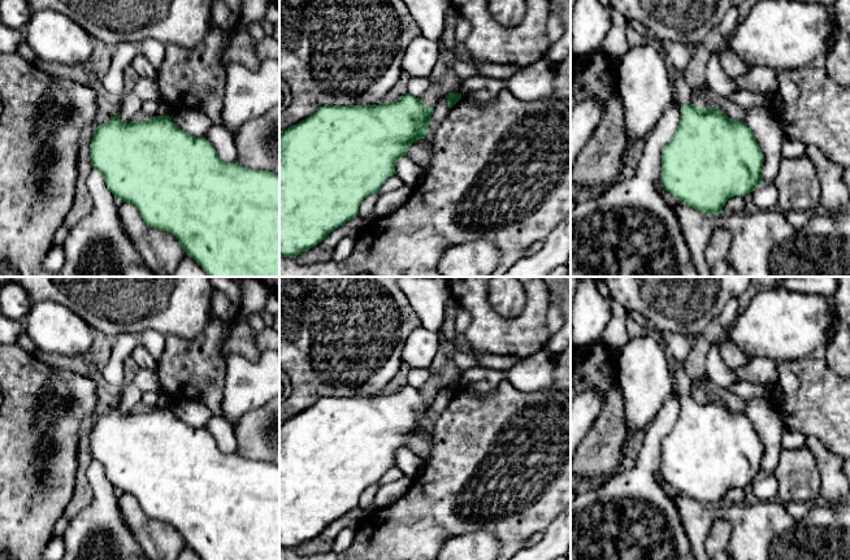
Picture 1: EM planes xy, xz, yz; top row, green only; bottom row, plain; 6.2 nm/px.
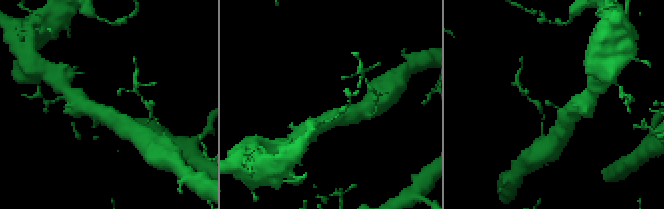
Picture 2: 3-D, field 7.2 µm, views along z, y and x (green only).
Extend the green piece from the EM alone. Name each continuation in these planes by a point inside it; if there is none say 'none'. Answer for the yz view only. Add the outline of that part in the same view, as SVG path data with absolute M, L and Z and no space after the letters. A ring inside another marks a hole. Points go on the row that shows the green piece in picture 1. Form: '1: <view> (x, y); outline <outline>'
1: yz (680, 53); outline M630 21L628 22L628 25L630 25L637 32L639 32L646 39L646 42L655 43L659 48L667 51L676 69L676 82L673 86L676 99L681 105L693 104L694 88L686 84L684 71L699 44L681 44L664 38L659 38L655 34L652 26L638 21Z

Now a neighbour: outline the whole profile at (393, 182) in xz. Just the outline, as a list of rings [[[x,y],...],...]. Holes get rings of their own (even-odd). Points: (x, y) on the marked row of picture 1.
[[[394,174],[386,179],[386,182],[381,186],[378,192],[387,194],[399,188],[403,185],[404,185],[403,181],[396,174]]]

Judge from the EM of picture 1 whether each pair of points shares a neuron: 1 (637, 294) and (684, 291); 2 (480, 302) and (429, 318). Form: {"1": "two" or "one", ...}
{"1": "one", "2": "two"}

